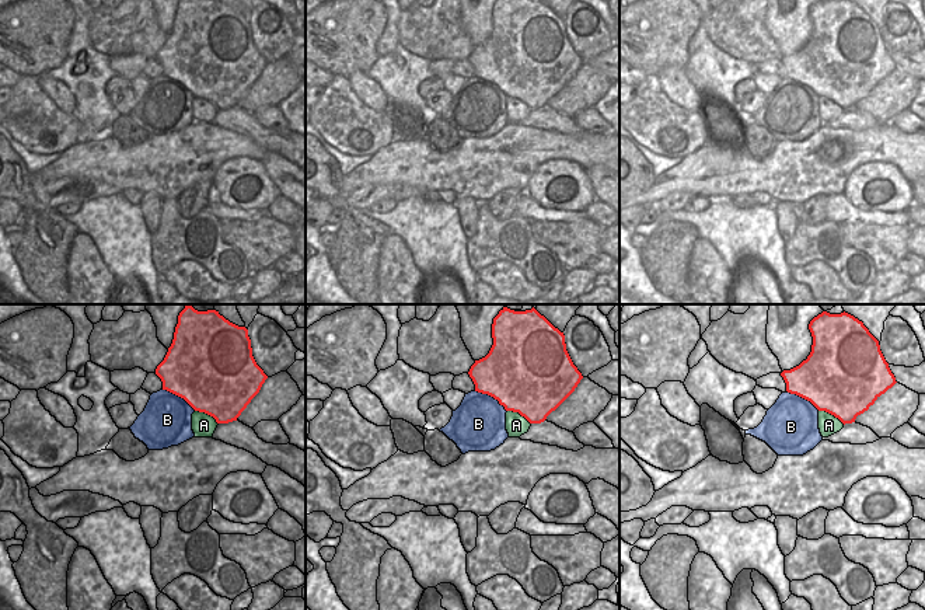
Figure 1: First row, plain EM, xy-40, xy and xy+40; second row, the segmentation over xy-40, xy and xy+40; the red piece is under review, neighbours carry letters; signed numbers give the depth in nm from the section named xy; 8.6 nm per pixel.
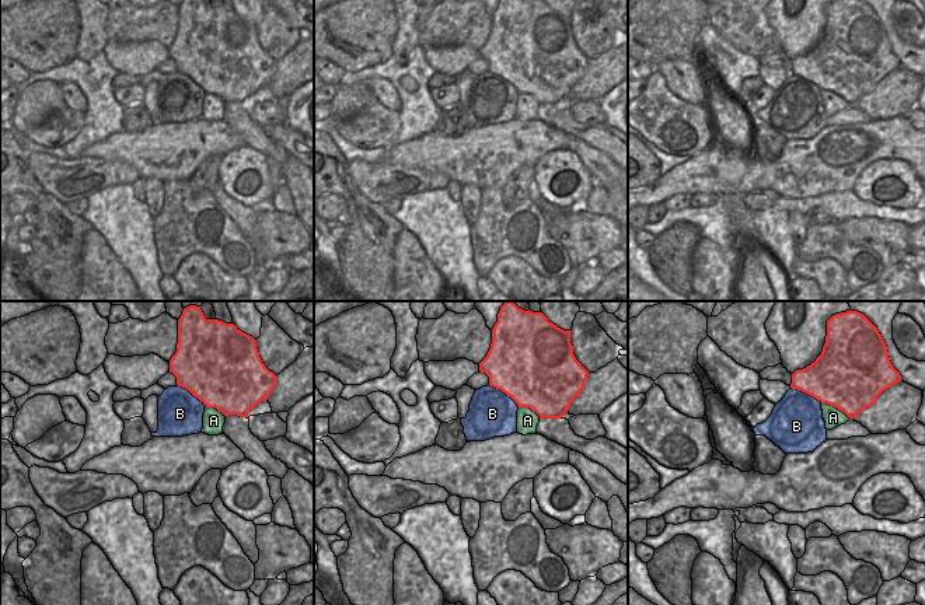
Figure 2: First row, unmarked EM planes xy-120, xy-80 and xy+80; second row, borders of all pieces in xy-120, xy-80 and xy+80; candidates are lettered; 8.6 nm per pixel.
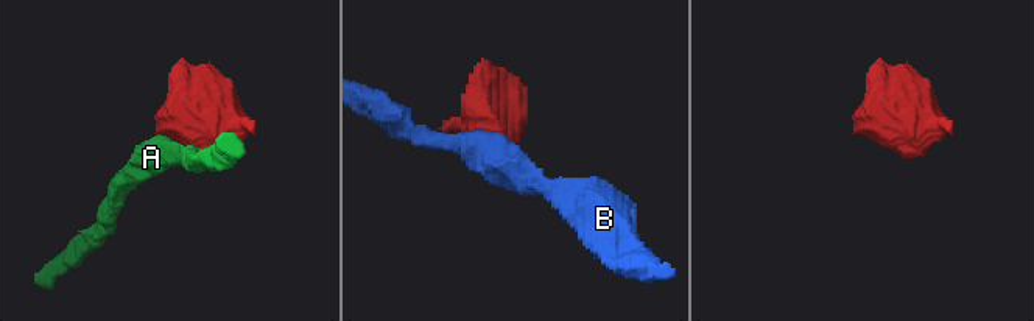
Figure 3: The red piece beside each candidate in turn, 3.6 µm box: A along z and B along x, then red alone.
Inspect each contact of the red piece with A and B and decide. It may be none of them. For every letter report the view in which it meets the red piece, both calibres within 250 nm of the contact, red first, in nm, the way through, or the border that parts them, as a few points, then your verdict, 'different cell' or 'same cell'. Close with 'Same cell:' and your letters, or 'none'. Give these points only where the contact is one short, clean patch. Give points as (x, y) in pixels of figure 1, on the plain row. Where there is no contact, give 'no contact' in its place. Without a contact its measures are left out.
A: meets red in xy+40; 500 nm thick on the red side, 170 nm on the other; border along xy+40 (819, 96), (833, 100), (844, 110); different cell
B: meets red in xy; 500 nm thick on the red side, 460 nm on the other; different cell
Same cell: none

